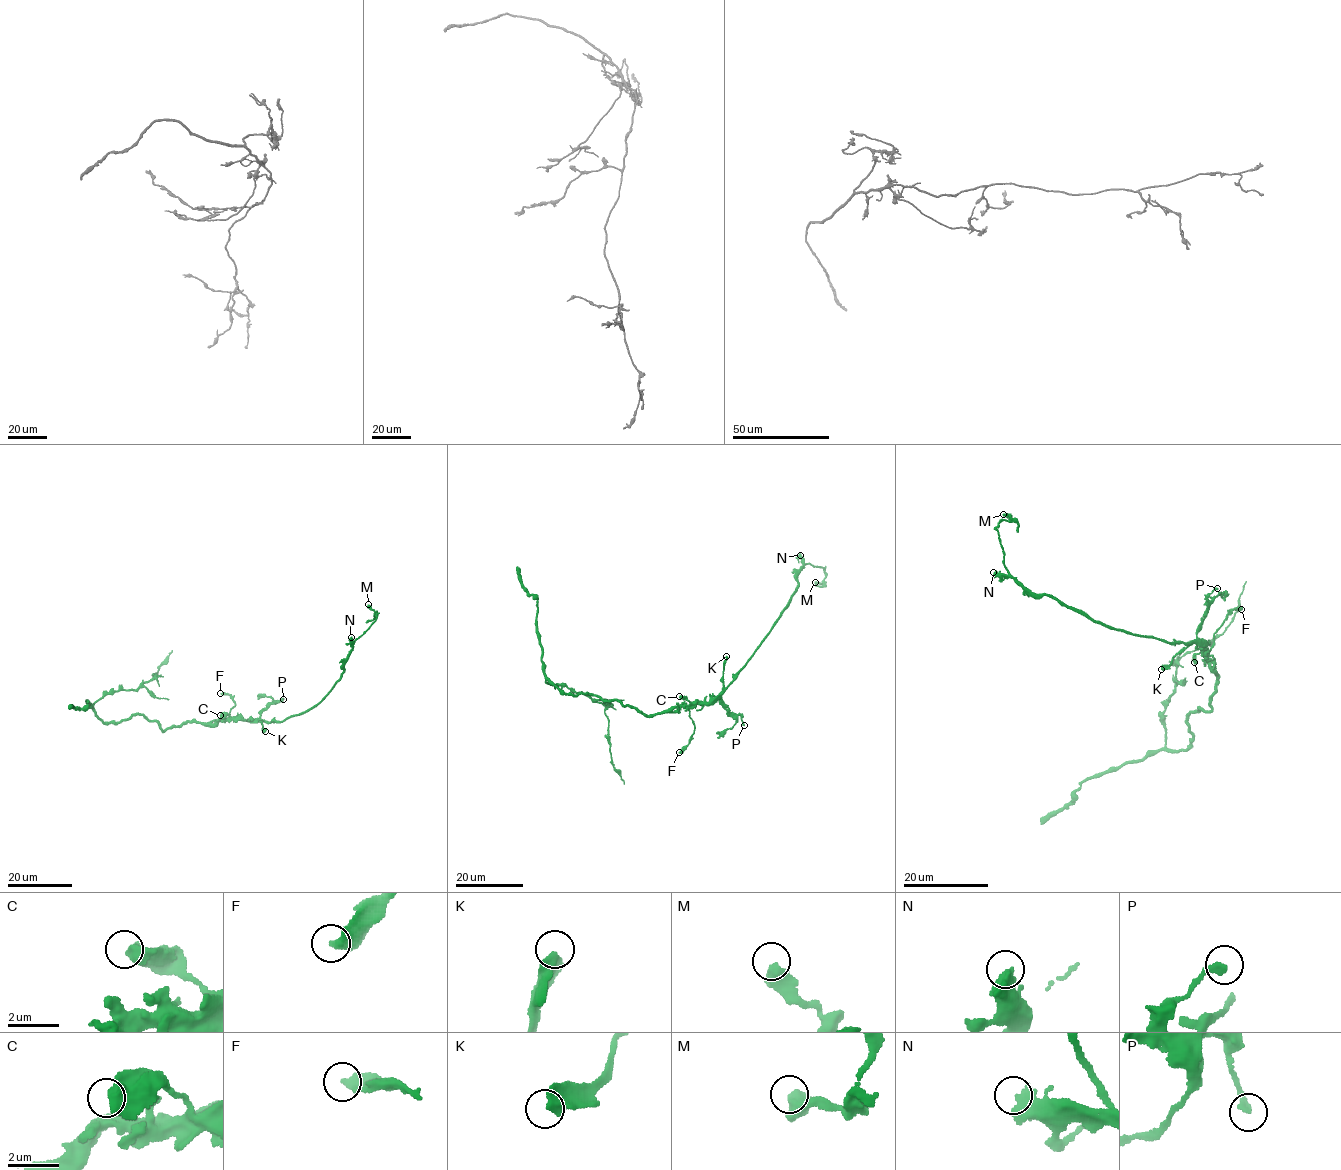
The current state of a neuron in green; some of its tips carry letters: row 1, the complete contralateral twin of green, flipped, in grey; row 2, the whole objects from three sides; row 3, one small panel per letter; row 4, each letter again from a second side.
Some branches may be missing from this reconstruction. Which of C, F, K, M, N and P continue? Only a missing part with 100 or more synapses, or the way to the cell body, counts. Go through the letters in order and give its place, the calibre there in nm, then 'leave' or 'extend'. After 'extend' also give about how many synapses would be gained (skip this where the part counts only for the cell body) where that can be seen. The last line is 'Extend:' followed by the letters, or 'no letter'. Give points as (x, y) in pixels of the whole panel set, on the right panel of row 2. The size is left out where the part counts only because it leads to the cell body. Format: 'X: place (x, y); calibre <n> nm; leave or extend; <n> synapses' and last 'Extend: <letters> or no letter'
C: place (1194, 662); calibre 650 nm; leave
F: place (1241, 609); calibre 480 nm; leave
K: place (1161, 669); calibre 480 nm; leave
M: place (1003, 514); calibre 500 nm; leave
N: place (993, 572); calibre 550 nm; extend; 100 synapses
P: place (1217, 588); calibre 200 nm; leave
Extend: N

